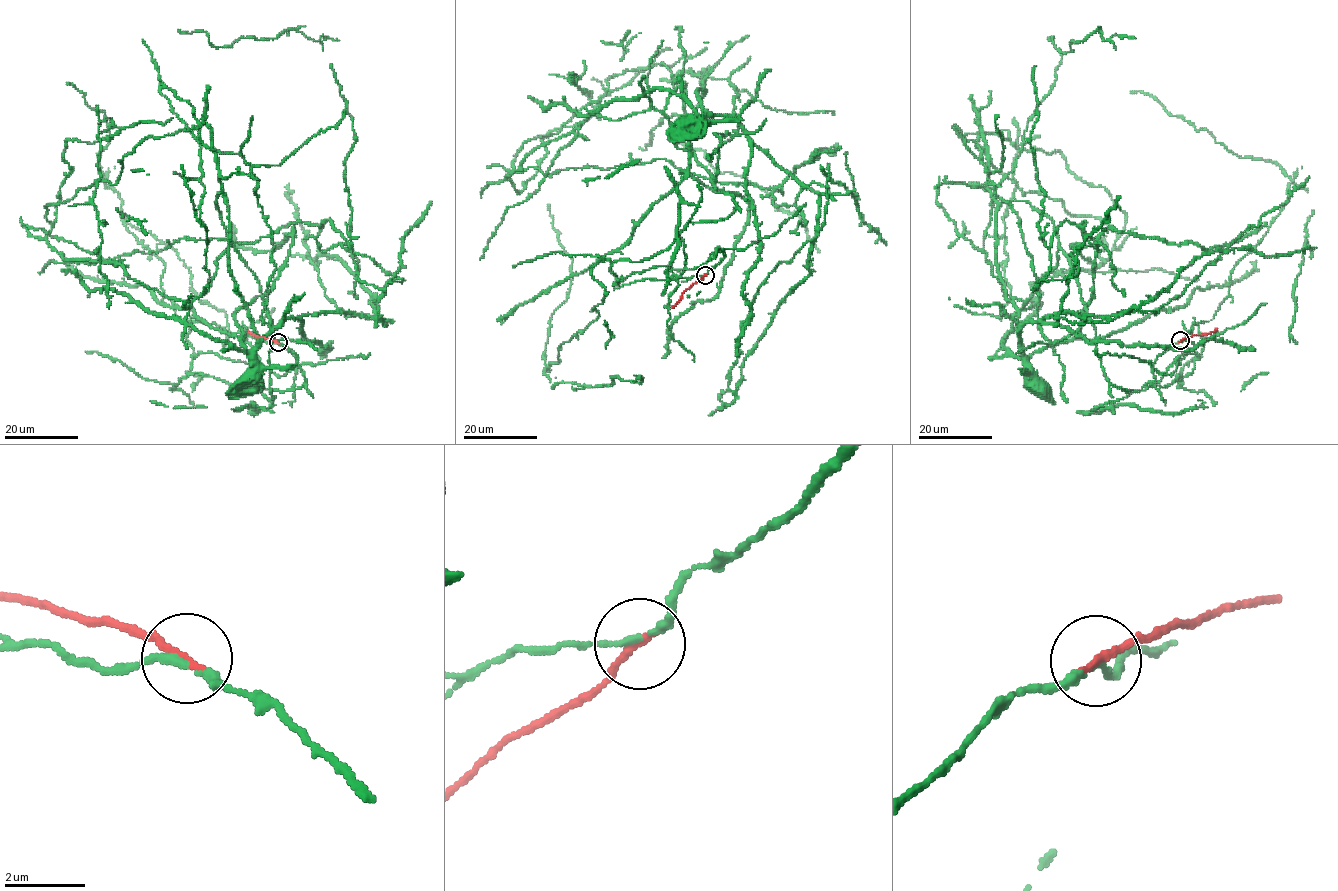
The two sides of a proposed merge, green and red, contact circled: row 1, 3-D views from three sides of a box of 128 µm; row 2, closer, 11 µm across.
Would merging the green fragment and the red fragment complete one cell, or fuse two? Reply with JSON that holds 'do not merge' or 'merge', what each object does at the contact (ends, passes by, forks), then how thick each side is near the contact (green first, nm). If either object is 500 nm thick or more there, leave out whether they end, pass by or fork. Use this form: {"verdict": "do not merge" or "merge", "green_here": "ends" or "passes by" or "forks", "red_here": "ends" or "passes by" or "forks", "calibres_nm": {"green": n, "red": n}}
{"verdict": "do not merge", "green_here": "passes by", "red_here": "ends", "calibres_nm": {"green": 150, "red": 220}}

